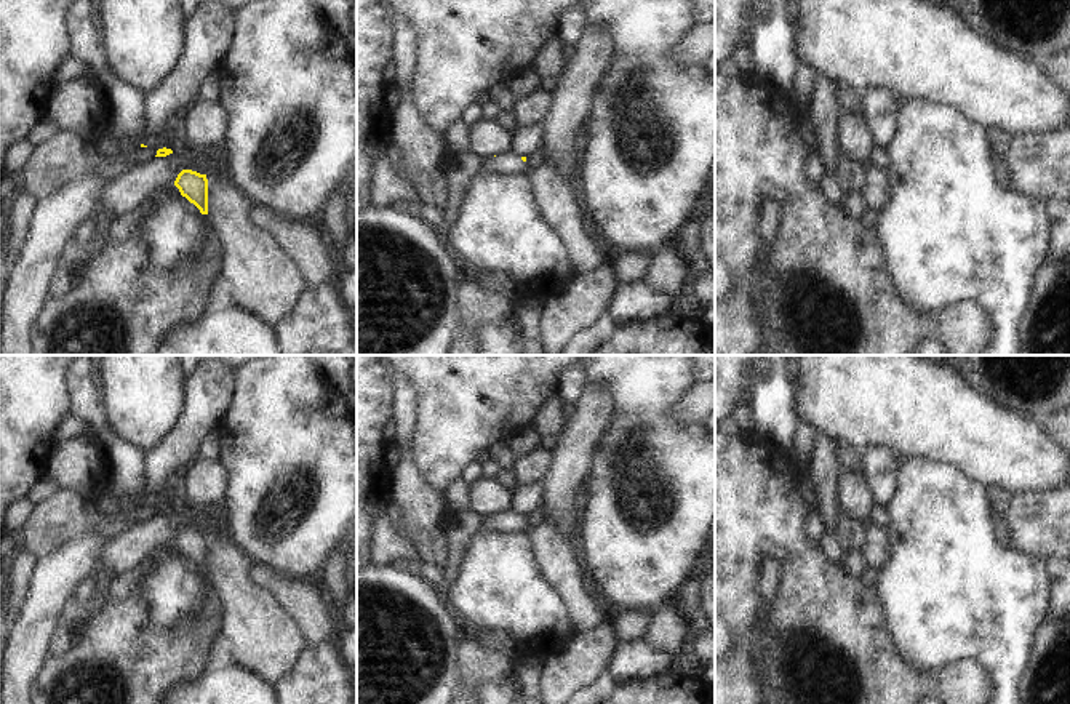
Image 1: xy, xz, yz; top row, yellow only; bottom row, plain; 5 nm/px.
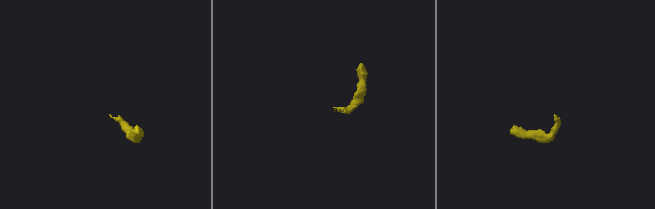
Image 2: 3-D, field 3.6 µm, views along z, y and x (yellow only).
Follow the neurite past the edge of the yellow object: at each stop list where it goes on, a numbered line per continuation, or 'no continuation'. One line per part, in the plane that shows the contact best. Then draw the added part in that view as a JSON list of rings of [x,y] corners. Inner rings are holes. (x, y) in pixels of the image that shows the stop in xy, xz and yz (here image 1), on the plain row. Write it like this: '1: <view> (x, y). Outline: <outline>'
1: xz (506, 522). Outline: [[[501,512],[483,517],[481,530],[499,533],[529,533],[528,523],[515,512]]]

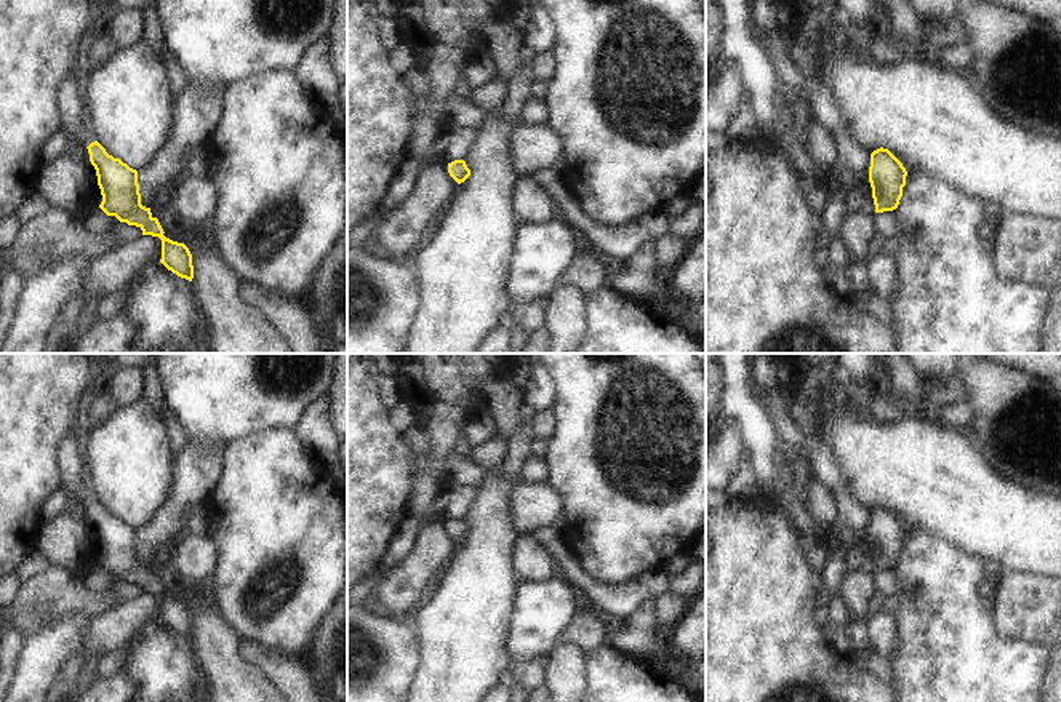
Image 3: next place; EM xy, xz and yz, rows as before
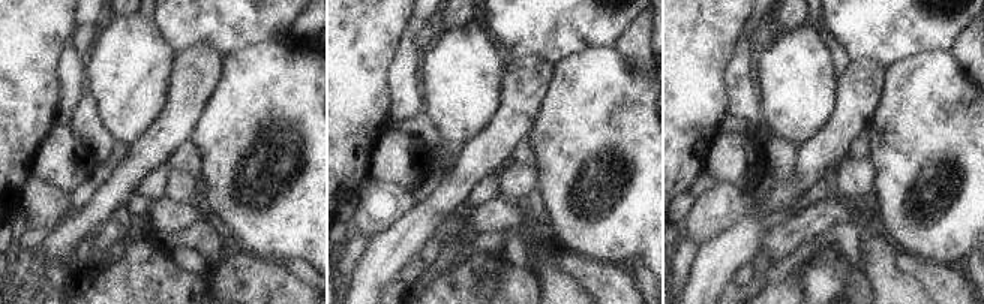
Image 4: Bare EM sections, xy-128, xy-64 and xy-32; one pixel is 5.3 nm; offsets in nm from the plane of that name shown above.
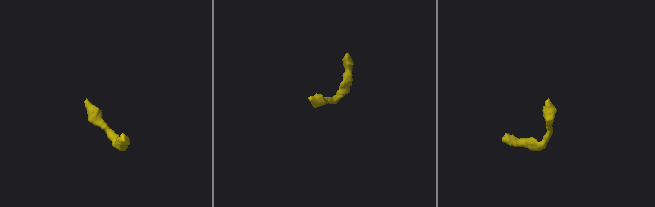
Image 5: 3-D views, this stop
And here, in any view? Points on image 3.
1: xy (77, 483). Outline: [[[74,425],[70,433],[62,438],[58,448],[58,461],[62,473],[61,491],[70,501],[80,499],[88,505],[91,501],[98,499],[90,465],[83,459],[77,425]]]

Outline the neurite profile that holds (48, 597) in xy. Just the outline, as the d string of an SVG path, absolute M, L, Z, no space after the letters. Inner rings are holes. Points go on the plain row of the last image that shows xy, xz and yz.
M51 566L24 582L11 609L16 635L27 640L75 611L102 616L117 606L110 592L93 593L85 577Z

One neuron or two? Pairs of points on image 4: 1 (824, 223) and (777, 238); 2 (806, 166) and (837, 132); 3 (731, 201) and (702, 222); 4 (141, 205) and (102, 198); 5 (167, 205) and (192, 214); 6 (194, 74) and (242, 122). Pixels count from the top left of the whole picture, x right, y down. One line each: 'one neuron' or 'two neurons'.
1: one neuron
2: one neuron
3: one neuron
4: two neurons
5: one neuron
6: two neurons

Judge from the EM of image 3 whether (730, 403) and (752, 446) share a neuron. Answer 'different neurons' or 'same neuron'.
same neuron

